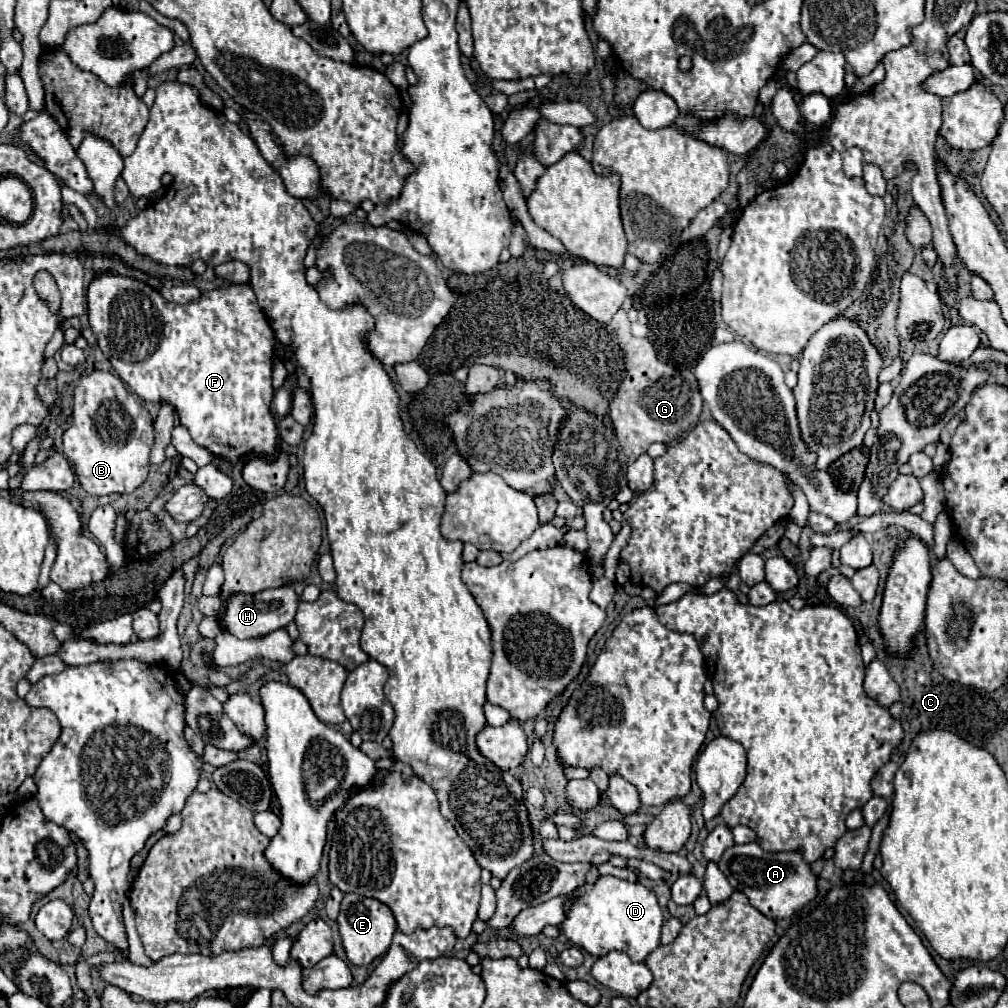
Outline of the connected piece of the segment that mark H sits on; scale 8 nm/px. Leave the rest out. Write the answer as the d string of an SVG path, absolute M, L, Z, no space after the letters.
M280 586L274 590L264 590L264 592L258 592L252 596L234 594L226 606L224 626L230 634L234 634L236 638L242 638L242 640L266 636L278 628L286 628L294 620L298 604L300 604L300 598L292 586Z

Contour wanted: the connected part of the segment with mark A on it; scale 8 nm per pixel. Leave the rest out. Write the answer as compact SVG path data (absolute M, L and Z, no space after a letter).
M750 842L744 846L726 848L716 864L726 874L730 886L746 894L750 904L772 920L792 916L816 896L816 876L810 872L810 864L802 860L800 852L770 854L764 852L756 842Z

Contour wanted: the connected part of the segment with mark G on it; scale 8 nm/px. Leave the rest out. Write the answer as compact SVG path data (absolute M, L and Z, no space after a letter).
M620 308L612 322L610 330L618 340L618 348L624 354L624 380L620 382L614 398L610 400L610 418L614 424L616 438L628 456L628 462L634 462L642 456L652 442L672 442L682 436L686 430L698 424L702 410L702 396L698 392L698 382L692 372L678 370L670 364L664 364L656 358L654 346L648 338L634 338L630 332L630 320Z

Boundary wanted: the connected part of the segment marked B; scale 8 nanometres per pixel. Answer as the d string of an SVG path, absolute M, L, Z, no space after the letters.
M94 370L88 376L82 376L74 390L74 422L64 434L62 454L70 462L80 486L92 496L106 494L124 494L134 492L148 476L150 466L150 448L154 442L154 428L150 414L136 402L136 396L130 394L124 382L112 372Z

